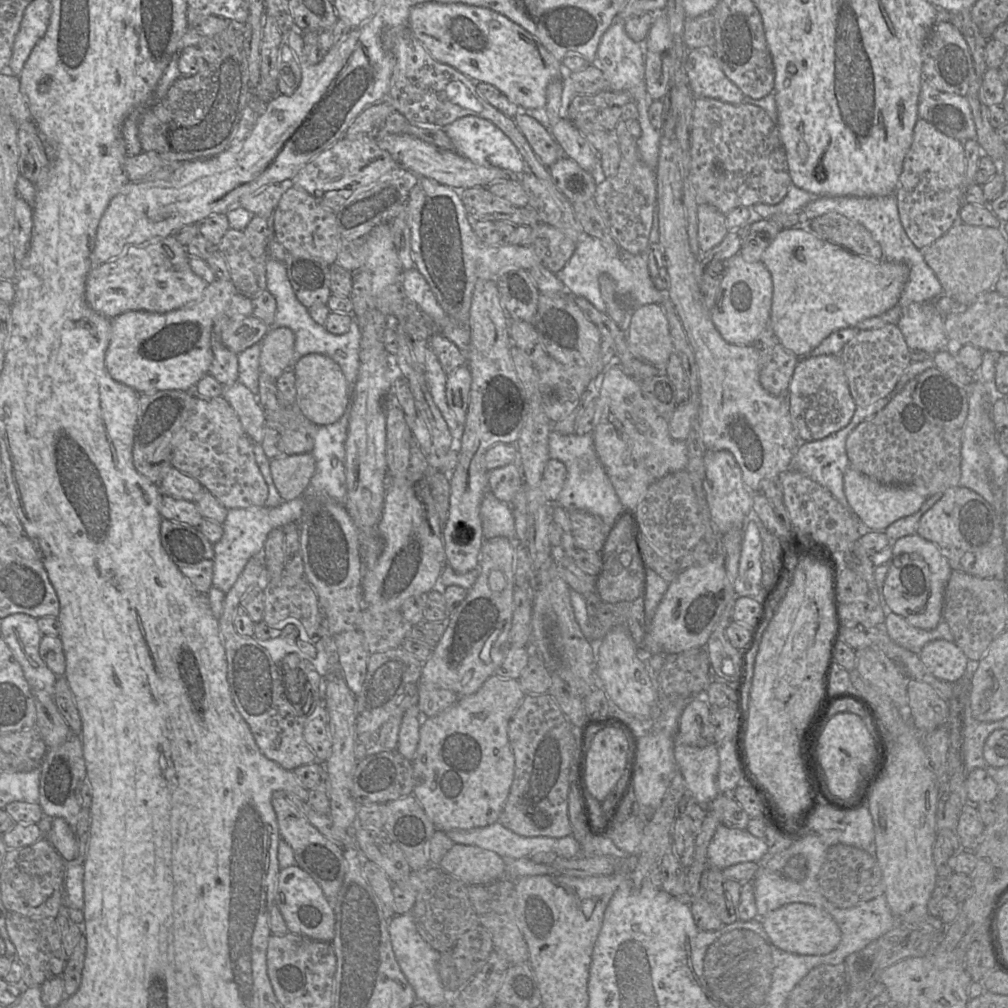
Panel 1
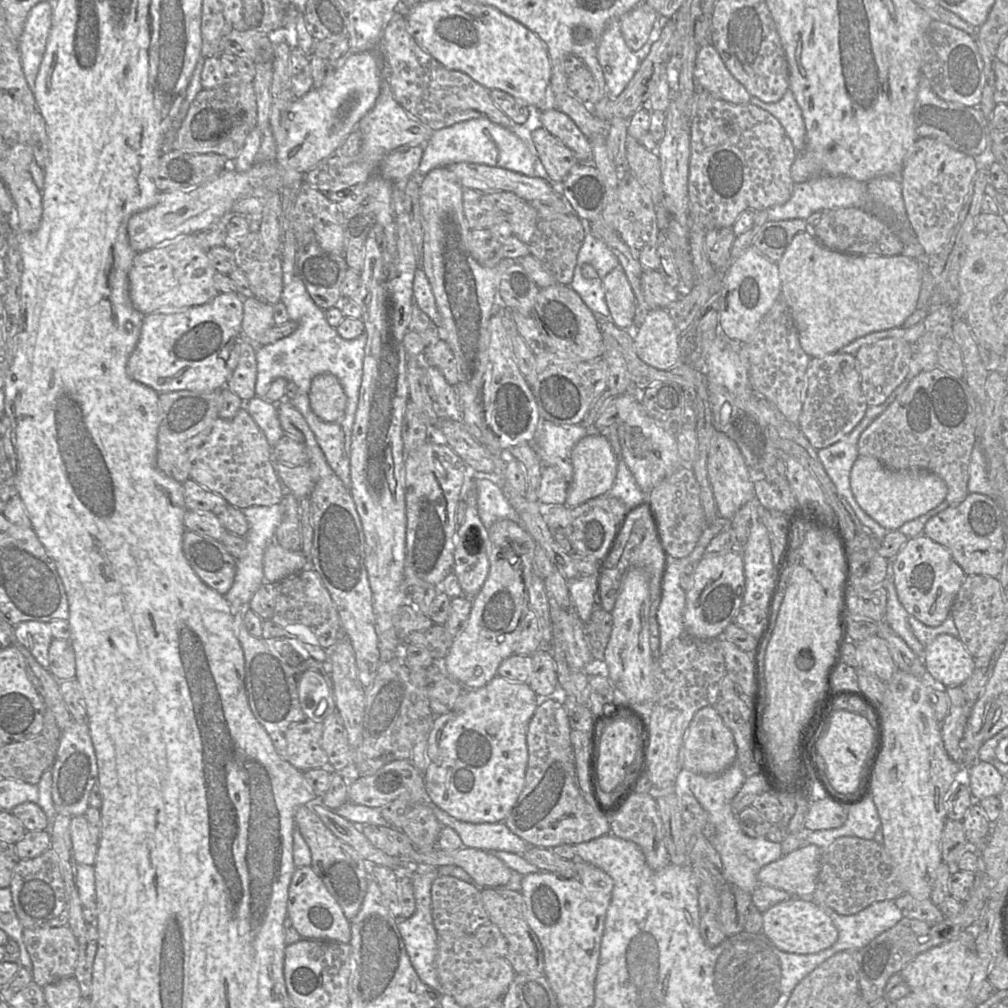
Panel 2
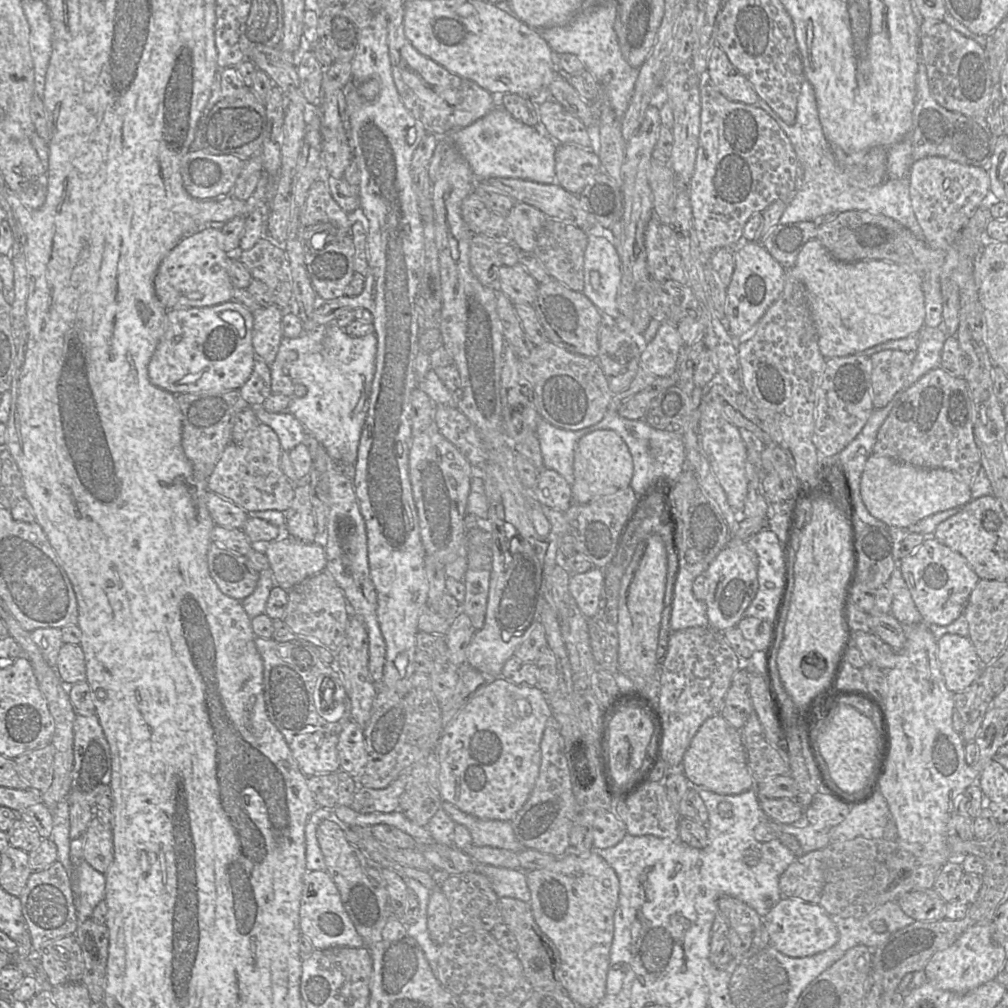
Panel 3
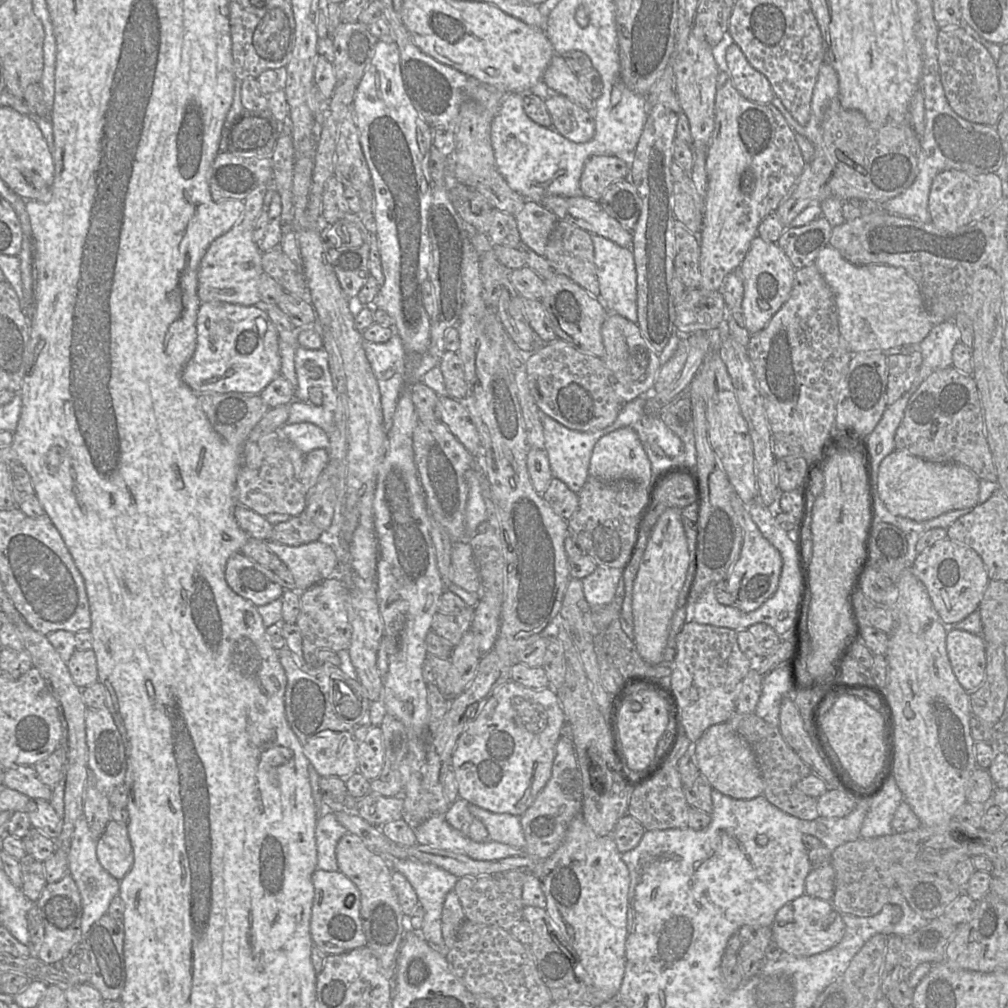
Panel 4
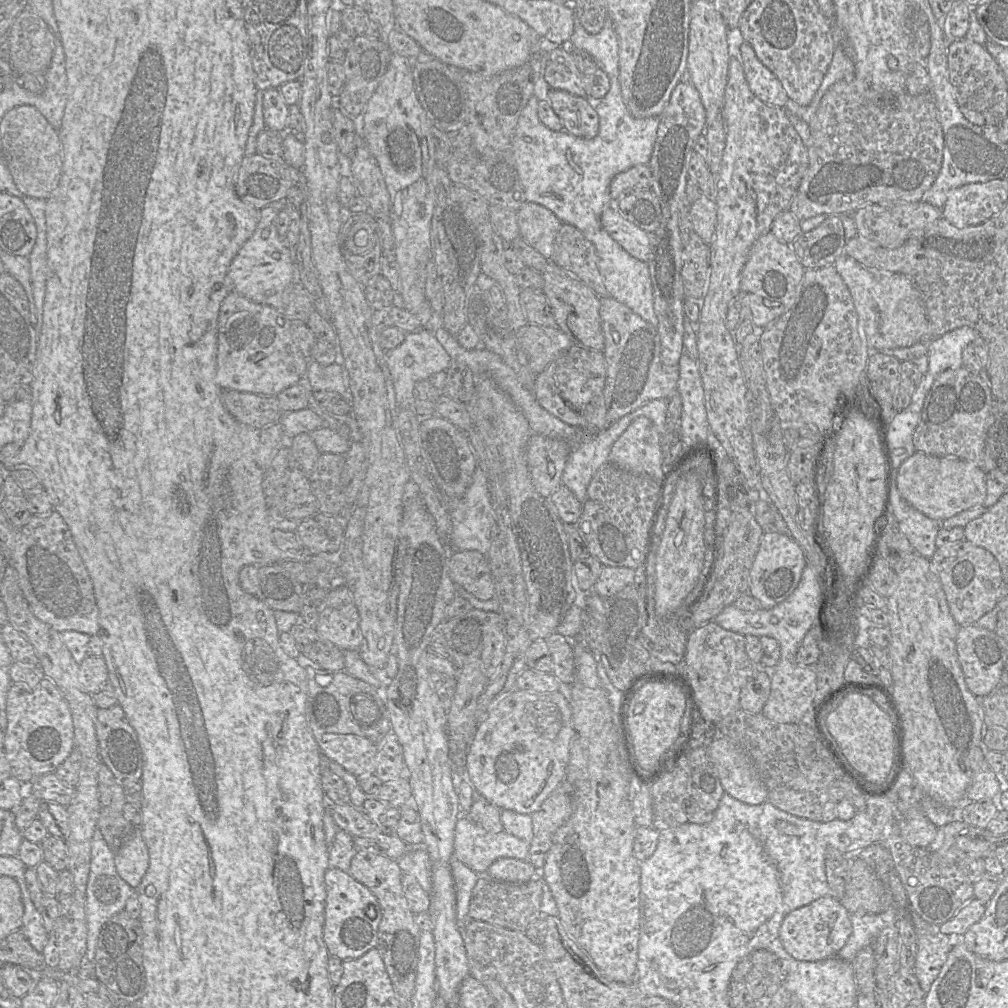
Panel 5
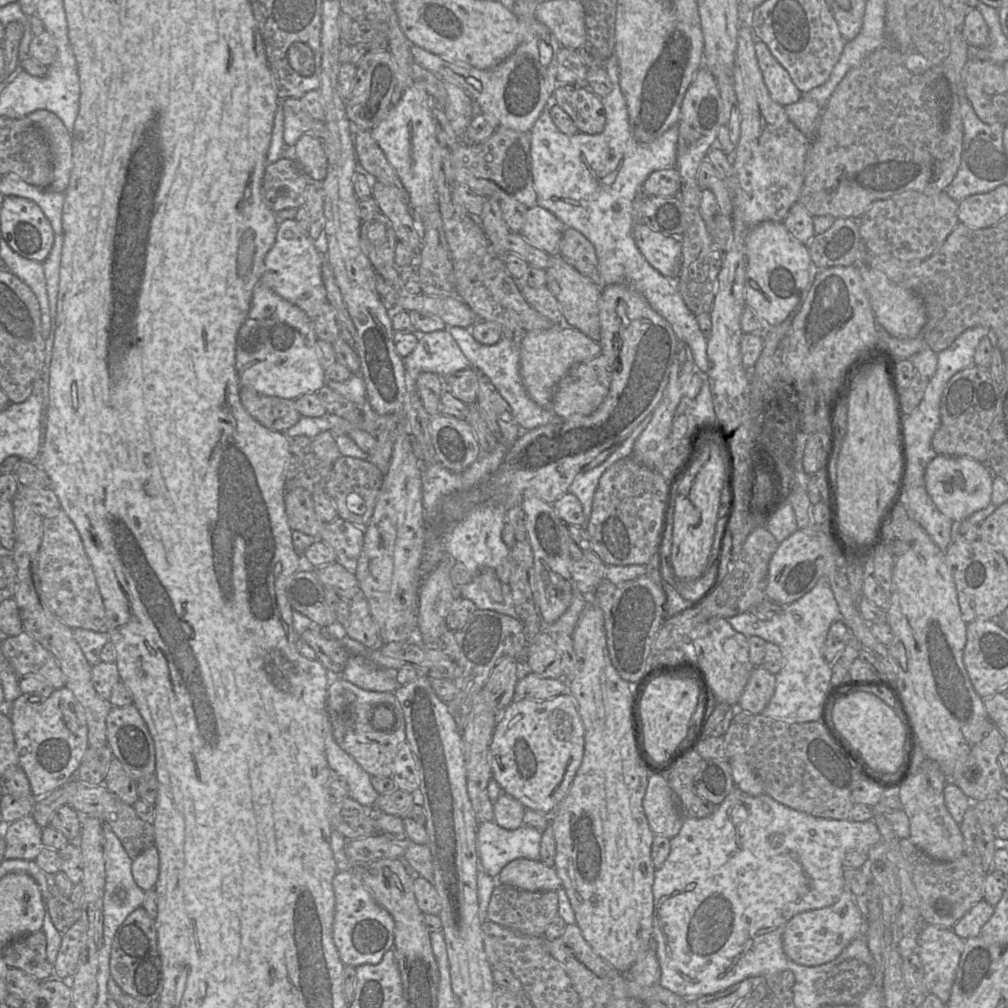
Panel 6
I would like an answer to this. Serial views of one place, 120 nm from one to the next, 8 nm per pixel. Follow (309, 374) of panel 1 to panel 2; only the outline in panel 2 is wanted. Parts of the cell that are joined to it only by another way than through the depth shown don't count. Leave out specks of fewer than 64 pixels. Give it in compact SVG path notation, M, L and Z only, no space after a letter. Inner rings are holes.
M330 373L319 374L313 378L309 400L313 412L325 422L339 420L347 404L342 385Z

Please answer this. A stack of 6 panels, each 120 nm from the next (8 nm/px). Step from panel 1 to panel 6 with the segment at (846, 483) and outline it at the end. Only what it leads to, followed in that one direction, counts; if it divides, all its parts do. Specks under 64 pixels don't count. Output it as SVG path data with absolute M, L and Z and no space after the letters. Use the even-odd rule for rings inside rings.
M937 455L925 471L925 488L937 509L951 521L967 519L991 503L993 474L989 468L962 456Z

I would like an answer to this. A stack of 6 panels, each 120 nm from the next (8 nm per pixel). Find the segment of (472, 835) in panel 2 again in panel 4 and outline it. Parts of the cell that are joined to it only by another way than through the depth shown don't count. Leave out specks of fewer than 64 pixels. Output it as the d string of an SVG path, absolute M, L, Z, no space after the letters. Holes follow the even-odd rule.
M470 804L468 810L486 827L489 840L525 849L526 840L520 823L520 817L508 813L493 813Z

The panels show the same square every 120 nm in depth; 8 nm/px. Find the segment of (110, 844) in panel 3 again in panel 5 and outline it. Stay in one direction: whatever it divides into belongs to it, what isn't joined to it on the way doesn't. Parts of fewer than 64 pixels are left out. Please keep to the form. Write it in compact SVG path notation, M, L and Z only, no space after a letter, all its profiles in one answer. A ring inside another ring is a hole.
M138 828L115 851L115 867L119 876L132 888L138 888L149 867L149 851Z

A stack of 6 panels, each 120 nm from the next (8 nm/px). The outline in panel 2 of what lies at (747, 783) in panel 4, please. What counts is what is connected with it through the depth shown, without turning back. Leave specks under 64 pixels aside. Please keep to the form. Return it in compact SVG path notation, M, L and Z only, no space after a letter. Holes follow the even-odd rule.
M713 705L698 710L691 720L682 744L682 768L693 774L718 774L736 760L737 749L732 731L724 724Z

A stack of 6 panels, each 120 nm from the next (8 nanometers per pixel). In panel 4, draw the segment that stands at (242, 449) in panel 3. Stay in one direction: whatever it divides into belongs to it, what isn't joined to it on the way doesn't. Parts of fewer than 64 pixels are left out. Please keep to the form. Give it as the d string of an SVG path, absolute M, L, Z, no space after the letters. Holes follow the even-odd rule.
M284 439L265 457L257 469L242 465L238 471L234 497L237 505L242 505L261 516L287 514L290 517L302 515L306 506L306 496L301 482L295 477L293 465L286 454Z

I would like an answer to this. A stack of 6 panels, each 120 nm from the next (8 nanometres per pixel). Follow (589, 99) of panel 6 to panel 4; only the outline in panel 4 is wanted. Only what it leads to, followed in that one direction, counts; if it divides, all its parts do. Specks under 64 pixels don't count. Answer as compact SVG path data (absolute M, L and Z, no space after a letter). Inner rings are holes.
M552 94L545 100L551 116L552 128L575 143L591 140L595 132L595 120L588 111L566 96Z

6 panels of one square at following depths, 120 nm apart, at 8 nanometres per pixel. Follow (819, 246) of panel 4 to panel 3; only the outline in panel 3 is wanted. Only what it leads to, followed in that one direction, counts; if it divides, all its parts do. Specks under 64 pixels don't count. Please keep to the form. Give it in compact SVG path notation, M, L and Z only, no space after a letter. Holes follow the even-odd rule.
M813 221L777 224L761 244L785 269L791 269L803 246L816 239L818 225Z

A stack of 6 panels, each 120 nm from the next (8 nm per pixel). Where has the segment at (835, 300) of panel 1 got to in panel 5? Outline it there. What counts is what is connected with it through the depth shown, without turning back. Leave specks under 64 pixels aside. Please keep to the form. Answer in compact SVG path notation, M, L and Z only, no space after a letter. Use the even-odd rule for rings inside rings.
M845 254L833 265L851 293L859 327L865 334L870 351L909 347L932 340L922 294L907 276L867 267Z

